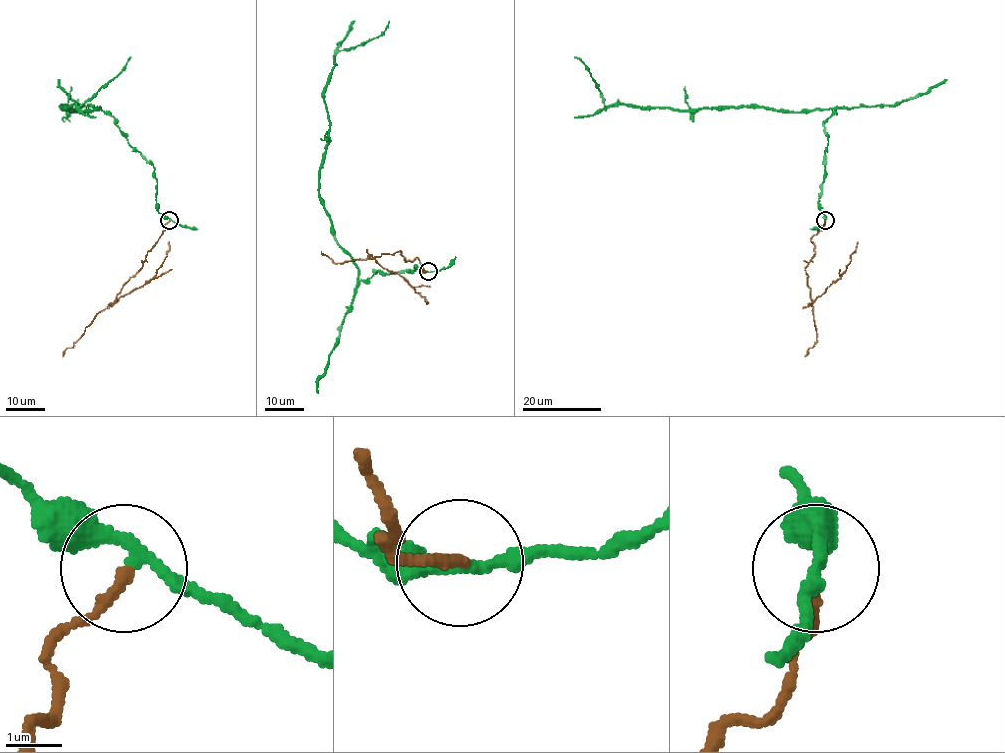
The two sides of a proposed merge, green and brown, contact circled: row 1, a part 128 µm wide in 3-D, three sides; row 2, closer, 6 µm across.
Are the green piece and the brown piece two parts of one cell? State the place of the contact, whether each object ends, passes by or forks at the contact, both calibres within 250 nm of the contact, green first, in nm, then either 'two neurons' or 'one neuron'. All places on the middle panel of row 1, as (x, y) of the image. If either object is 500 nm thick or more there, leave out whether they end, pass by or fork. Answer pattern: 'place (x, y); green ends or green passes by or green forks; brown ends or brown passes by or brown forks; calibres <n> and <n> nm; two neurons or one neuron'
place (428, 271); green passes by; brown ends; calibres 200 and 190 nm; two neurons

